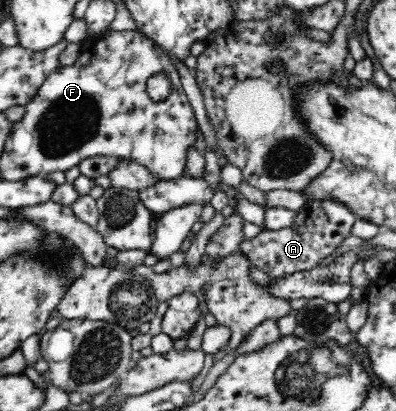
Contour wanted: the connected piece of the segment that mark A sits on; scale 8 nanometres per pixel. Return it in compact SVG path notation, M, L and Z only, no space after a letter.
M307 200L296 211L294 224L282 230L261 230L252 240L238 244L238 250L244 252L253 266L258 267L277 279L287 274L312 270L318 266L322 258L330 256L342 240L351 234L355 220L358 217L341 202L333 200Z

